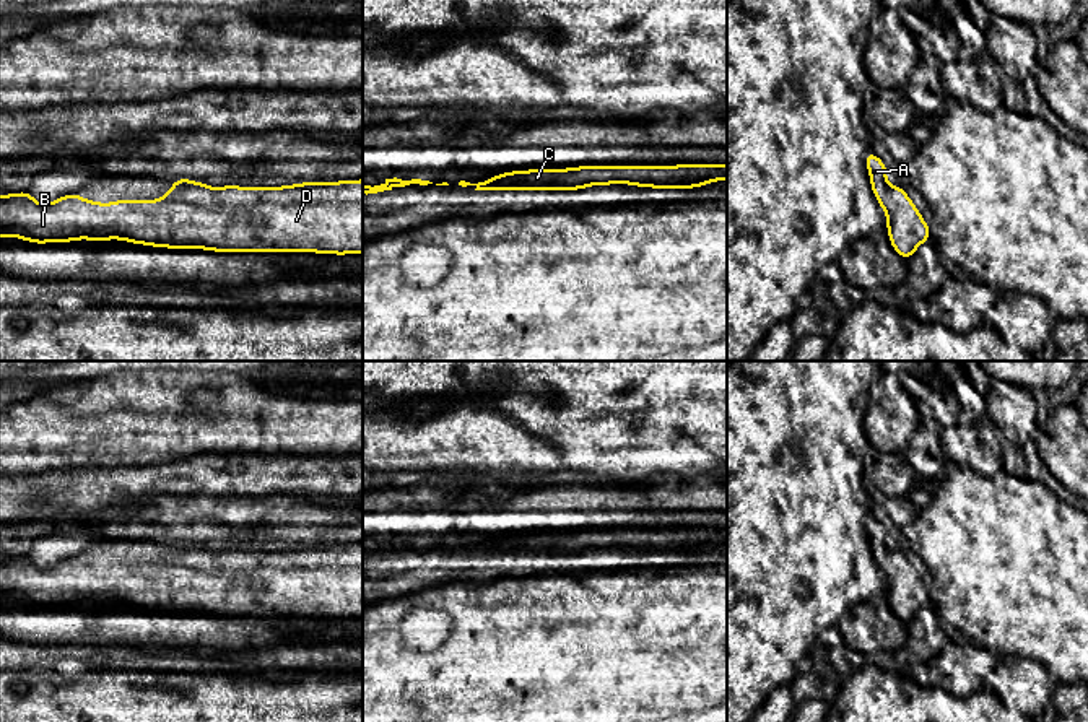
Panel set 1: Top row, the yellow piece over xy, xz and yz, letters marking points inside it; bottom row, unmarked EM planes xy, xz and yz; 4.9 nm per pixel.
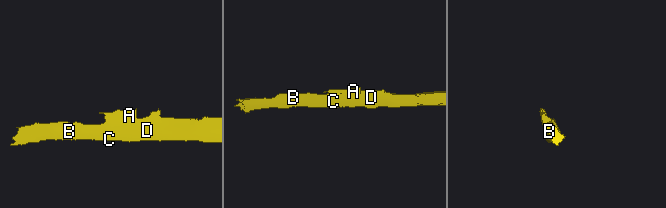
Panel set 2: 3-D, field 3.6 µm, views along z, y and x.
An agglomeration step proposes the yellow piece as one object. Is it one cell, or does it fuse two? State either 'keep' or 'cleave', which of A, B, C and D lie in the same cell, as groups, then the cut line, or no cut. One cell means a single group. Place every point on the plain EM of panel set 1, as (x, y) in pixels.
keep; groups A B C D; cut none

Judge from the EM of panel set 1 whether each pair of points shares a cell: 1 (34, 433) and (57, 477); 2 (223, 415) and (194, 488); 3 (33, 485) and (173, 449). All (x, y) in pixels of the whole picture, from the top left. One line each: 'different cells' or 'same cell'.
1: different cells
2: different cells
3: different cells

